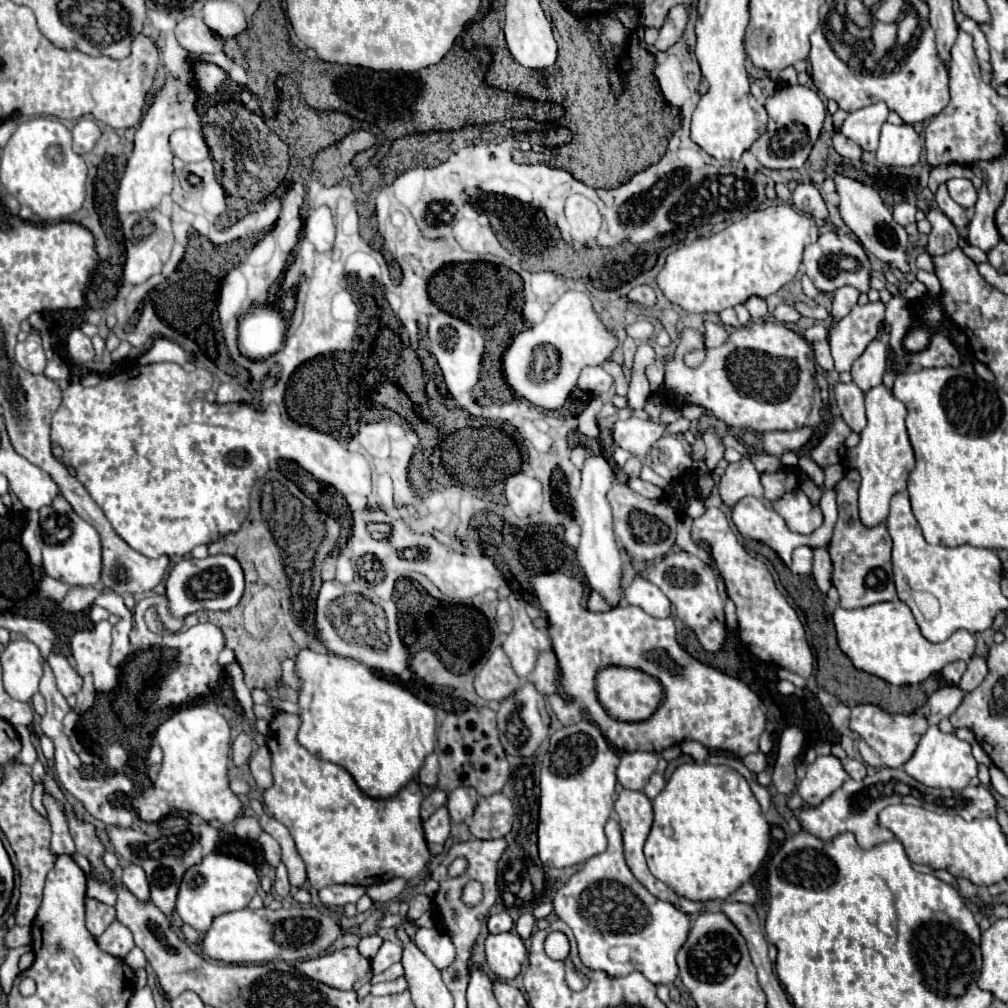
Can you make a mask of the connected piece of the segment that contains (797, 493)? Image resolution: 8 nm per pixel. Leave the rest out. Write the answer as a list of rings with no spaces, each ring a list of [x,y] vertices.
[[[800,487],[772,501],[772,507],[786,521],[790,531],[796,531],[802,535],[814,533],[824,523],[820,505],[814,505]]]

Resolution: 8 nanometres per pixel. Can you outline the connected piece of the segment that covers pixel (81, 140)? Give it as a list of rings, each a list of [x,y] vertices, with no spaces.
[[[88,117],[80,119],[80,121],[72,127],[74,151],[76,151],[78,155],[84,155],[84,153],[92,151],[94,143],[98,141],[98,137],[100,137],[100,127],[98,127],[92,119],[88,119]]]

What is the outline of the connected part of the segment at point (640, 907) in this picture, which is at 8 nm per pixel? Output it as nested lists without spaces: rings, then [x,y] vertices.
[[[614,819],[606,823],[606,837],[608,837],[608,849],[600,855],[590,857],[582,865],[582,869],[574,873],[570,881],[558,889],[554,897],[554,911],[574,931],[574,937],[578,941],[578,953],[586,967],[606,971],[610,977],[628,975],[630,971],[640,971],[654,985],[660,983],[670,985],[678,977],[676,955],[688,939],[690,917],[684,911],[676,909],[672,903],[656,899],[642,883],[636,881],[636,877],[632,875],[632,871],[624,861],[622,835]]]

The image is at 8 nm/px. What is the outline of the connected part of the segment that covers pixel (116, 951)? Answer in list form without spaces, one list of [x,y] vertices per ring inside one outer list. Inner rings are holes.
[[[114,921],[98,939],[96,939],[98,947],[118,959],[124,959],[130,949],[134,947],[134,939],[130,935],[130,929],[118,921]]]

